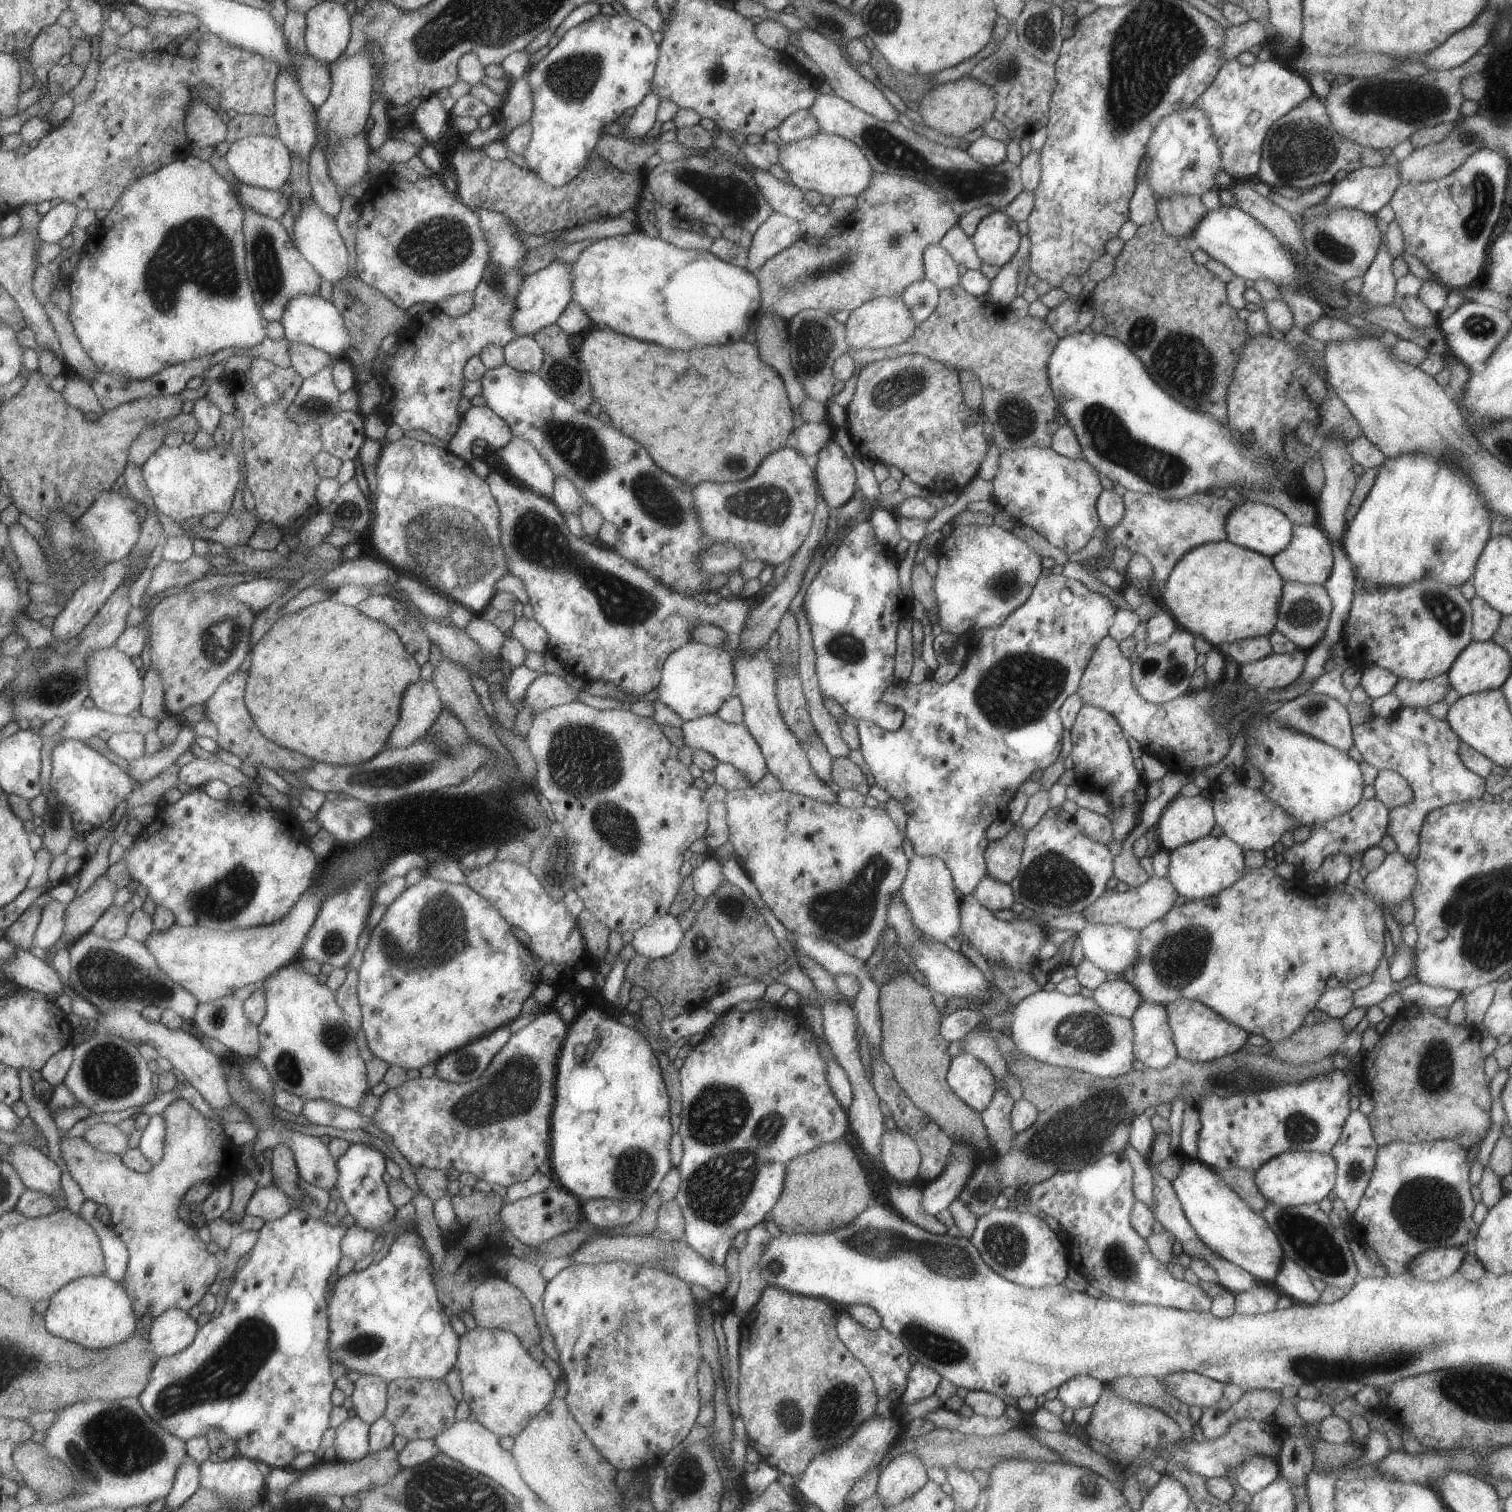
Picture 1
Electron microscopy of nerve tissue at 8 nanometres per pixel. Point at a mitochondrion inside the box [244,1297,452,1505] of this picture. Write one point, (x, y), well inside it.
(363, 1346)

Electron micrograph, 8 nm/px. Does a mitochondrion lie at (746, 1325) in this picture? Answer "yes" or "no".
no

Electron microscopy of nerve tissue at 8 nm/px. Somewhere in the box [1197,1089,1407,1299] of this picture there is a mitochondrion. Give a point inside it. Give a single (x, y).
(1309, 1239)

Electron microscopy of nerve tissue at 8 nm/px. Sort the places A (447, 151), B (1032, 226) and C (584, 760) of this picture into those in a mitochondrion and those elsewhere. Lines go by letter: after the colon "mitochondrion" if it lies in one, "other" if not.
A: other
B: other
C: mitochondrion

